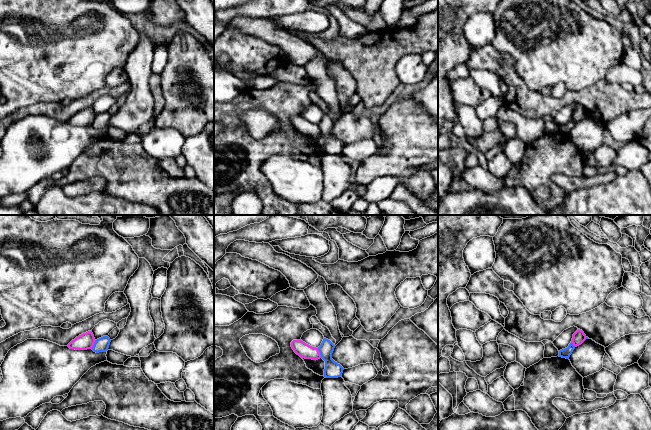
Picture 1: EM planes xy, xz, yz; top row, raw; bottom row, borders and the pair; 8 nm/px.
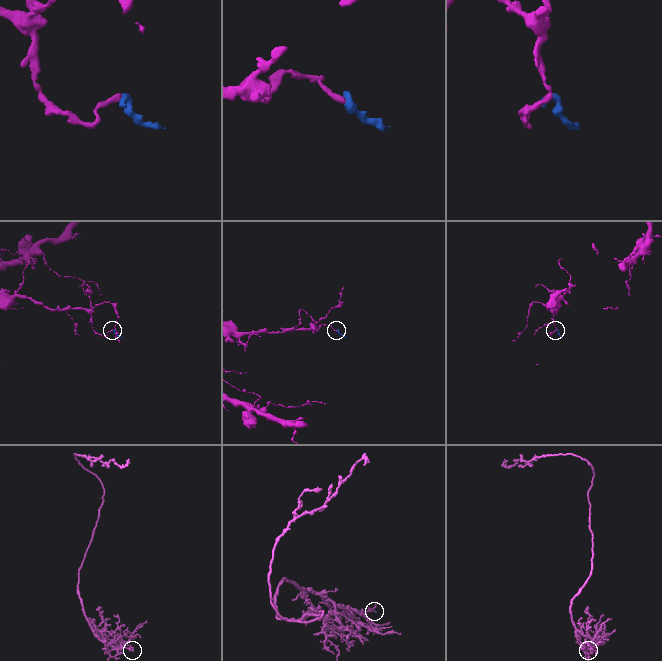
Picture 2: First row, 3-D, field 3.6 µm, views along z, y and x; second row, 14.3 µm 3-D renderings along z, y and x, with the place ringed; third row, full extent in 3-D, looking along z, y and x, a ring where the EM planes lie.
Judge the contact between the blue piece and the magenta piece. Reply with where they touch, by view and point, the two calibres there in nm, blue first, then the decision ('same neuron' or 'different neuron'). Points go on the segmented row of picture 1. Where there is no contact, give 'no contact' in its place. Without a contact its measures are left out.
meets blue in xz at (320, 353); 130 nm thick on the blue side, 120 nm on the other; different neuron

